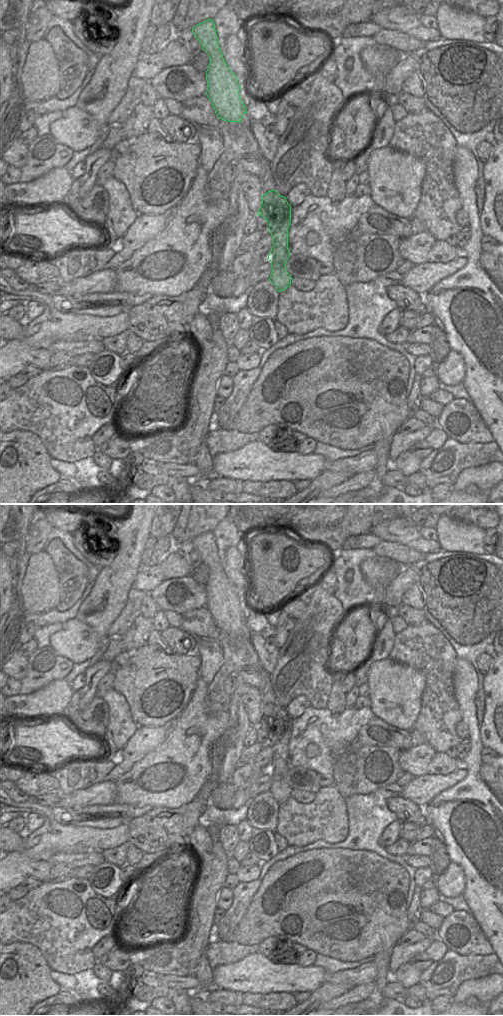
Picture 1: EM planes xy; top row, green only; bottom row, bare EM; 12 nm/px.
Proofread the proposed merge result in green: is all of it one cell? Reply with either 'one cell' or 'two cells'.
two cells

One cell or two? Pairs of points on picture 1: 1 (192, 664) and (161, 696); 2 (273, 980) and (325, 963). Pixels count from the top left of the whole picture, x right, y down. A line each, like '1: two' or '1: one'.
1: one
2: two

